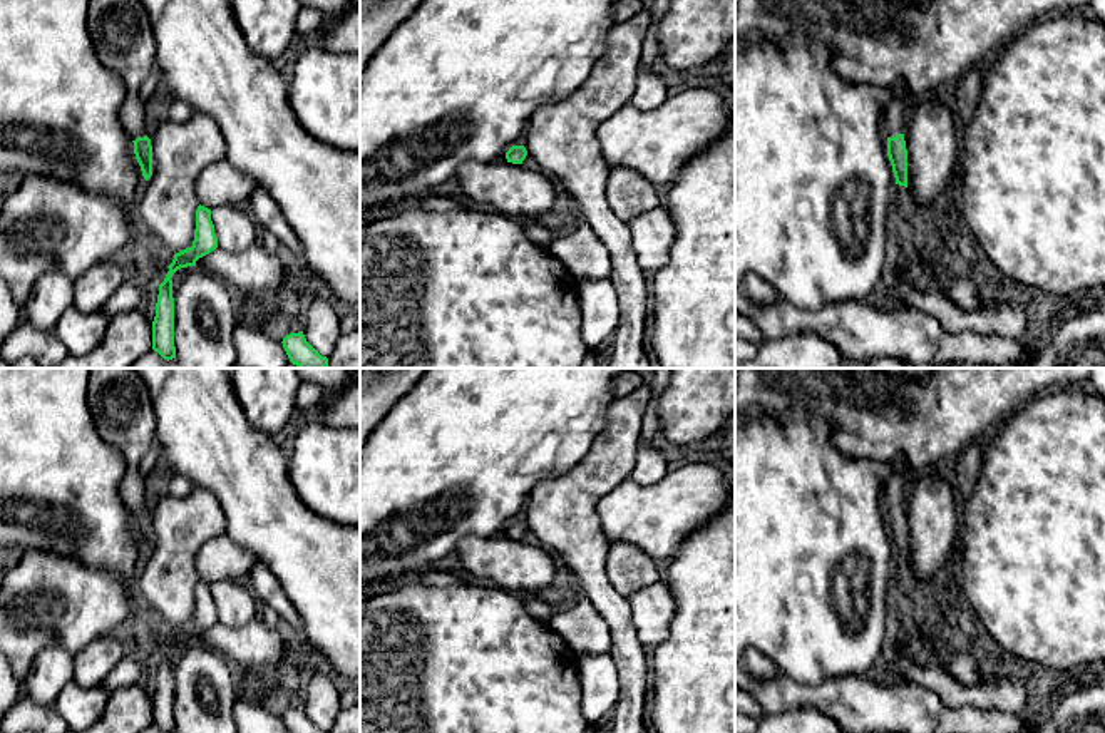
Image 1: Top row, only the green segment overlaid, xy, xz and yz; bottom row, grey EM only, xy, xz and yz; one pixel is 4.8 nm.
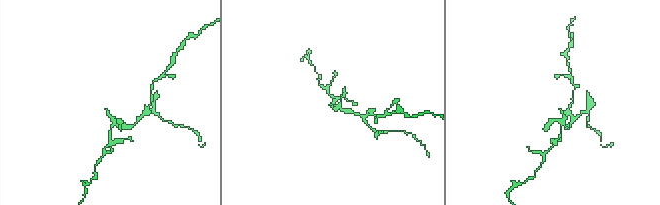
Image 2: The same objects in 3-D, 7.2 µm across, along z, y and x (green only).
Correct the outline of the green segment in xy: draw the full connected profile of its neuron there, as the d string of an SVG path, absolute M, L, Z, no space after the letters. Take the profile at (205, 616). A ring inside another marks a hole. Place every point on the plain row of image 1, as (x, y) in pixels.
M198 581L196 604L191 623L174 629L172 638L164 656L159 659L156 678L156 691L152 696L152 725L162 733L176 733L174 721L174 673L172 673L172 649L188 641L196 641L196 636L218 623L214 599L211 596L211 584Z

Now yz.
M738 368L735 373L735 417L752 412L779 417L790 408L802 408L815 413L832 428L832 443L844 454L876 462L892 462L902 455L904 465L891 475L882 499L896 559L907 562L904 504L911 480L936 469L944 459L956 460L971 443L986 440L1023 403L1053 388L1078 387L1088 378L1090 368L938 368L921 382L891 377L874 368Z

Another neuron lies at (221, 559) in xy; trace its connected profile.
M228 534L211 539L196 556L199 579L208 584L223 581L244 582L258 562L254 552Z

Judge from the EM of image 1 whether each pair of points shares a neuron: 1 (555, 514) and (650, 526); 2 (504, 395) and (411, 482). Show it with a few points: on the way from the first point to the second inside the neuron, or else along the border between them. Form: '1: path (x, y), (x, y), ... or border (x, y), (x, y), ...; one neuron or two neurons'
1: border (618, 484), (596, 506), (600, 527), (608, 541); two neurons
2: path (481, 419), (434, 466); one neuron

